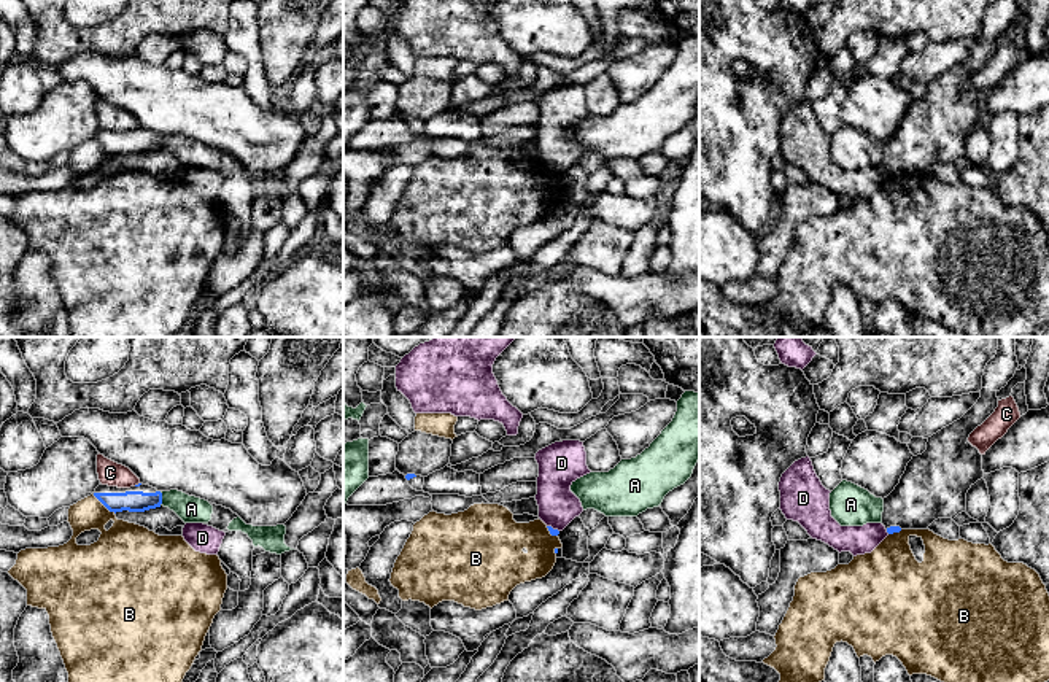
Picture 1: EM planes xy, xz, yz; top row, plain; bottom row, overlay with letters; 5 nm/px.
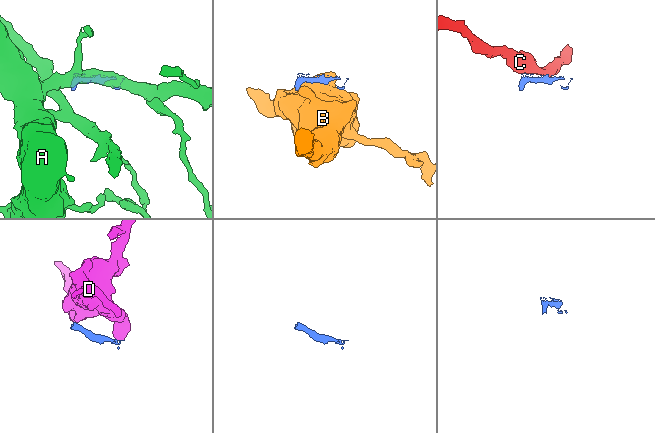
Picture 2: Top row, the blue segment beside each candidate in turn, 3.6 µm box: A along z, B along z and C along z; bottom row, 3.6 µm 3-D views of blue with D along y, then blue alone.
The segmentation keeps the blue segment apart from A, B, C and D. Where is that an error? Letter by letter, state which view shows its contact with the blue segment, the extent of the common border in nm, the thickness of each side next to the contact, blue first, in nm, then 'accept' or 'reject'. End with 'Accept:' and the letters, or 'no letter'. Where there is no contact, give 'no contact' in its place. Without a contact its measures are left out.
A: xy | 70 nm | 110/140 nm | reject
B: xy | 150 nm | 110/260 nm | reject
C: xy | 40 nm | 20/120 nm | reject
D: xz | 70 nm | 30/200 nm | reject
Accept: no letter

